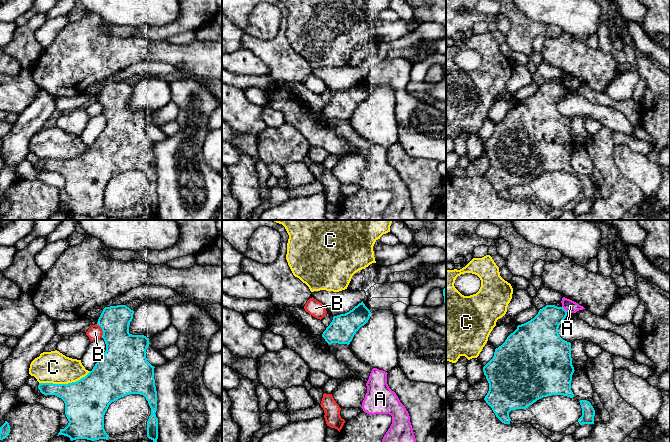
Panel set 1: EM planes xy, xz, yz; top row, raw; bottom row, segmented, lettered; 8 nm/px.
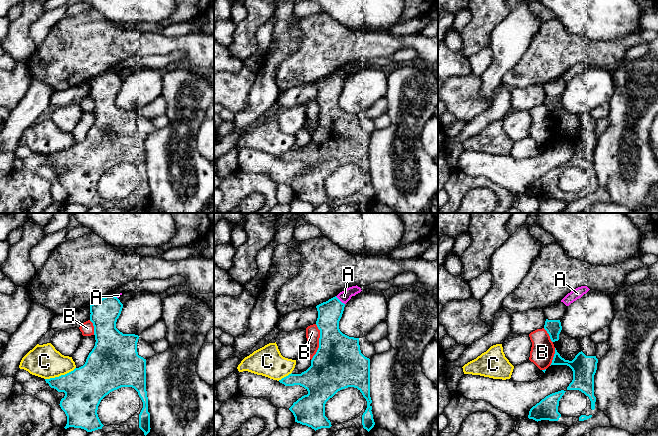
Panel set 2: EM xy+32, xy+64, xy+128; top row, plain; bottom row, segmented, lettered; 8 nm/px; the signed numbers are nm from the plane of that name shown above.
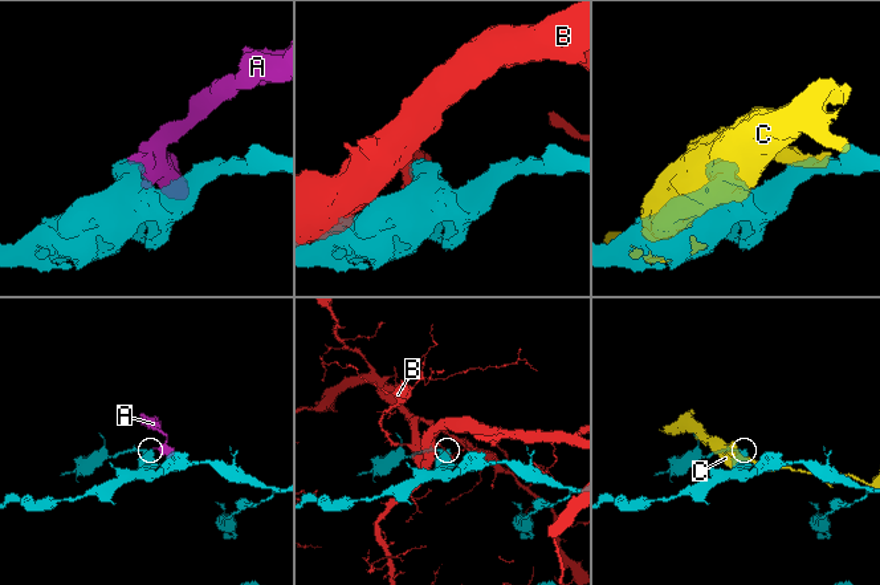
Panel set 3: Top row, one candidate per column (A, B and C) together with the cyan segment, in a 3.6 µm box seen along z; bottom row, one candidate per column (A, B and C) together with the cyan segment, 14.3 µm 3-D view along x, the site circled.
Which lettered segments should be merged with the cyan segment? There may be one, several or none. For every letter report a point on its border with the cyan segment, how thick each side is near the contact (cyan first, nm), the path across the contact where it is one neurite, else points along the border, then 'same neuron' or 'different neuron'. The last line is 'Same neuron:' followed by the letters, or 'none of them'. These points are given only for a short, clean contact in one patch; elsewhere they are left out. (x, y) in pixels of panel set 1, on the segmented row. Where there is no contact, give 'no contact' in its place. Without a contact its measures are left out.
A: contact yz (564, 309); calibres 260 and 100 nm; border yz (562, 306), (567, 311); different neuron
B: contact xy (102, 330); calibres 300 and 120 nm; different neuron
C: contact xy (64, 384); calibres 360 and 260 nm; different neuron
Same neuron: none of them

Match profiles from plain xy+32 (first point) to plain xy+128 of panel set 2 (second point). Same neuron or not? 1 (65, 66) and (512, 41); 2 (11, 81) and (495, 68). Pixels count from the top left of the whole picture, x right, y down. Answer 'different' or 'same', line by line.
1: different
2: different

